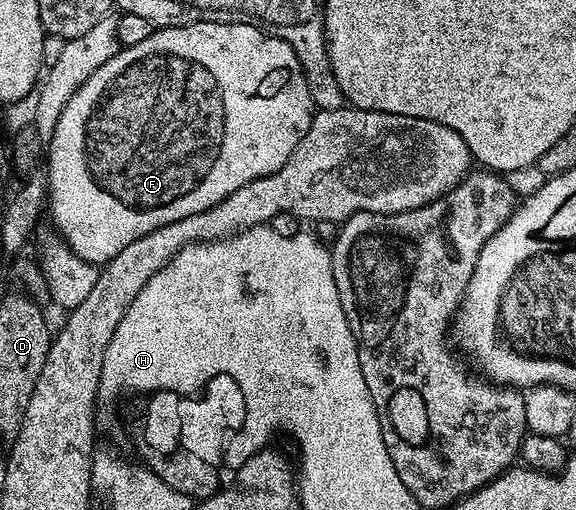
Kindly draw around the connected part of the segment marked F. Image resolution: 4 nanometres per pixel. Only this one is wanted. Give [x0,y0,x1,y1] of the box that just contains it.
[47,22,315,264]

